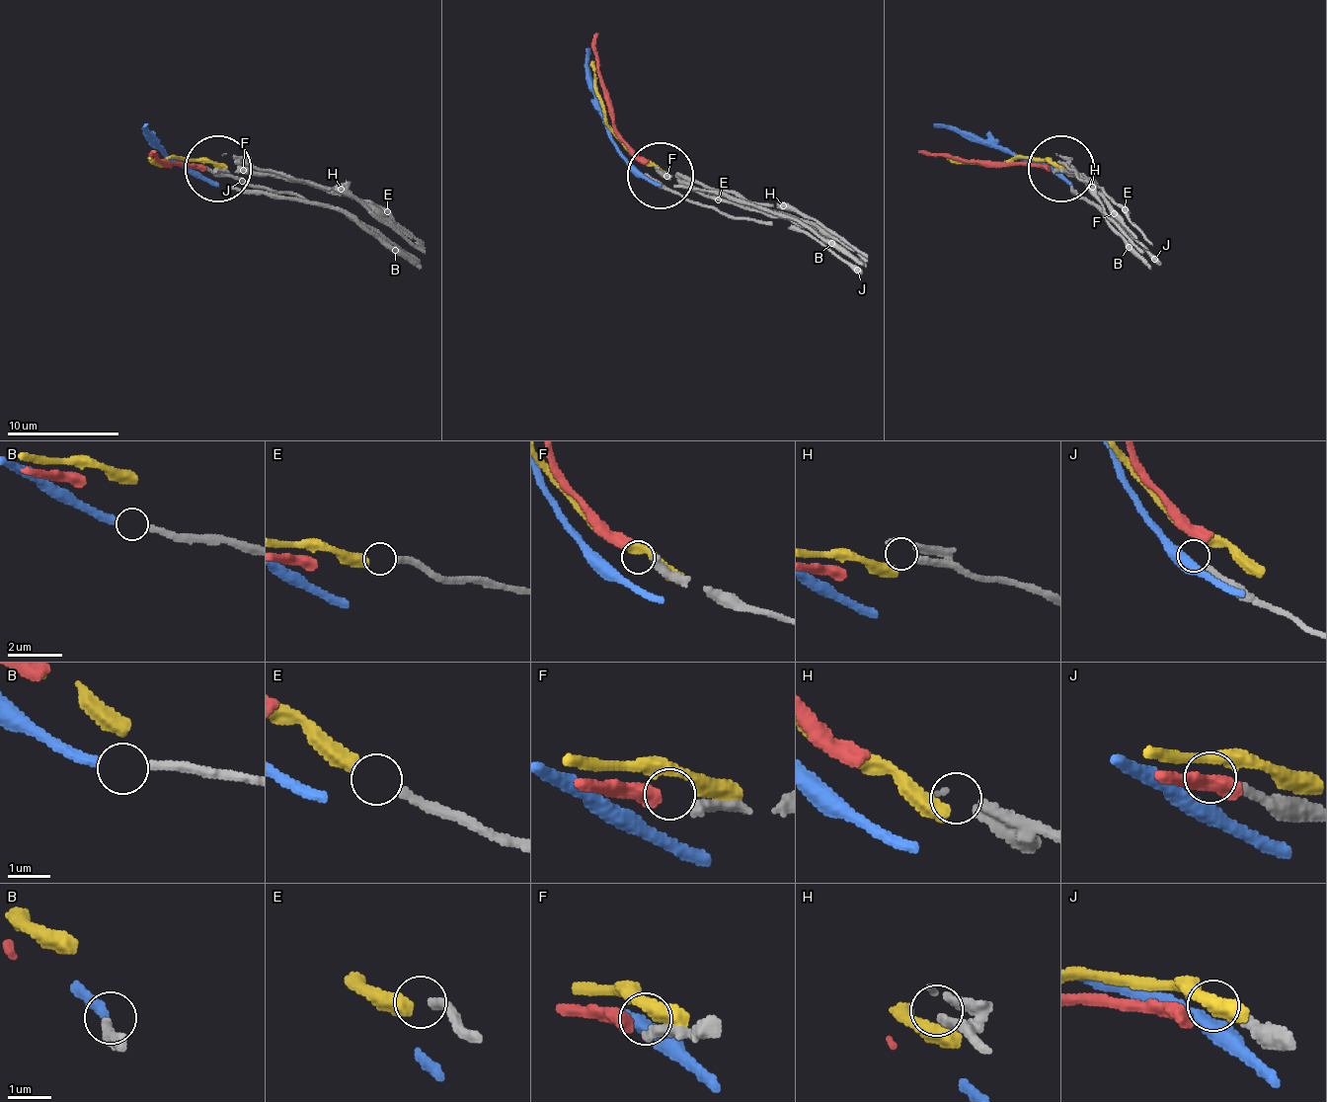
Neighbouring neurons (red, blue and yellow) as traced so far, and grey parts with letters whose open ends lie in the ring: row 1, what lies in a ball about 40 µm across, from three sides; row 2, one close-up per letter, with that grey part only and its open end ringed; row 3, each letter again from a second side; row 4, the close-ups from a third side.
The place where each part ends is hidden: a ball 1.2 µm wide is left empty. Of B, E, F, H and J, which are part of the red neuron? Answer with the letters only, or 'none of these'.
F

